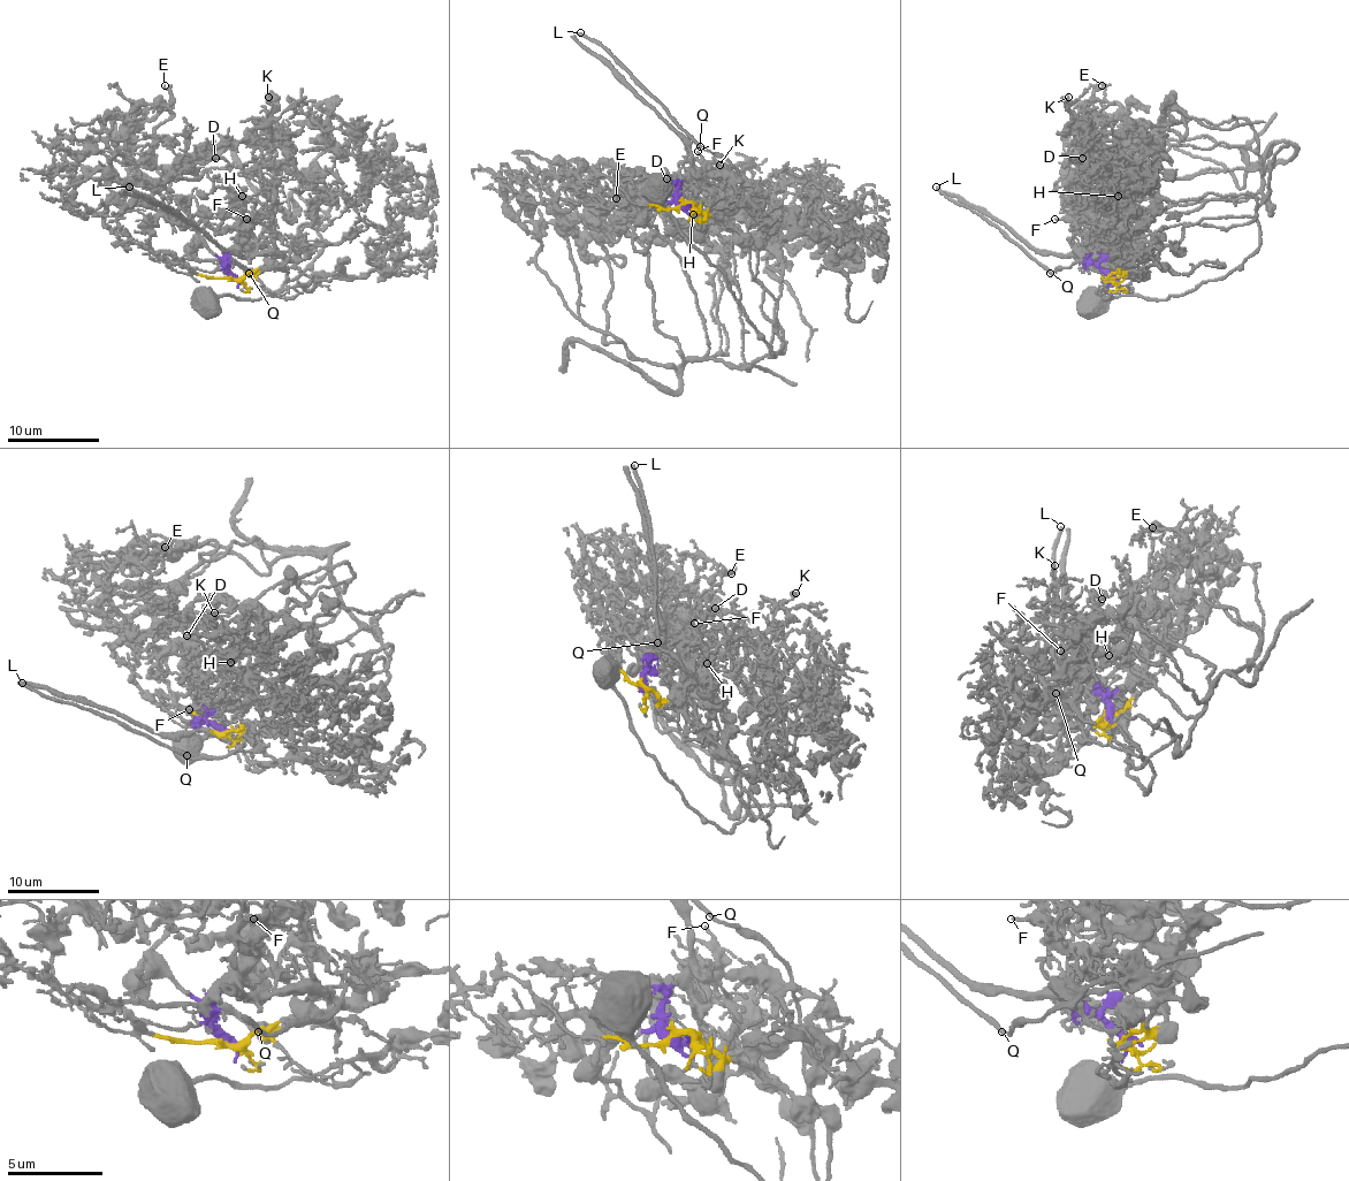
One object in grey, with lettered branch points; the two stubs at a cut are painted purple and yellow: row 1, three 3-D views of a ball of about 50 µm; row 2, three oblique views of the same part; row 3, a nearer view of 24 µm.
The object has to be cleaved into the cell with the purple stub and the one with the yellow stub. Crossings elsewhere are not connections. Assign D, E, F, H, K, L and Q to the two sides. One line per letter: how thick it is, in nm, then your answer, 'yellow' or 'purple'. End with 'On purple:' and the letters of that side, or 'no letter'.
D: 120 nm thick; yellow
E: 130 nm thick; yellow
F: 160 nm thick; purple
H: 600 nm thick; yellow
K: 280 nm thick; yellow
L: 190 nm thick; purple
Q: 200 nm thick; purple
On purple: F, L, Q

